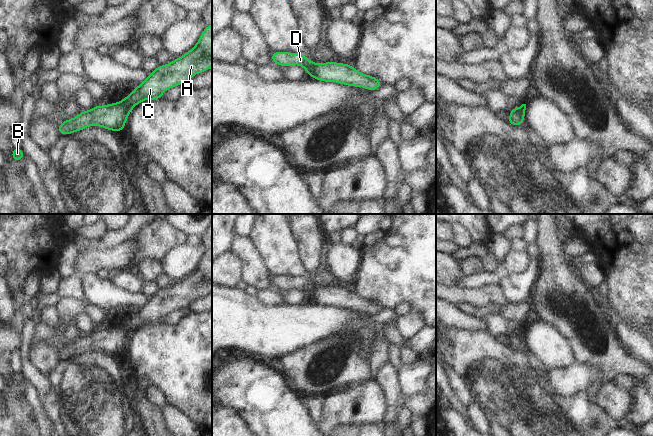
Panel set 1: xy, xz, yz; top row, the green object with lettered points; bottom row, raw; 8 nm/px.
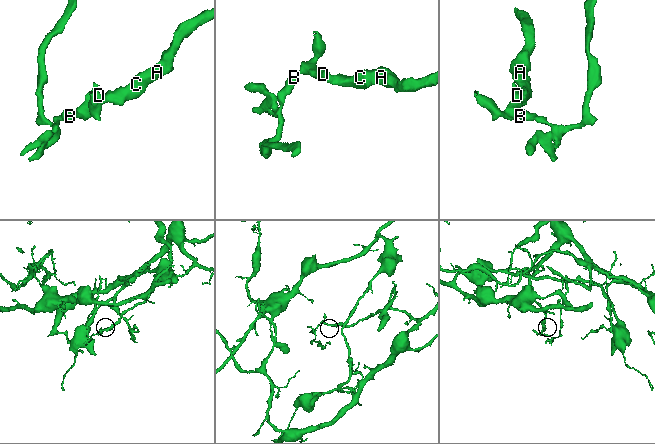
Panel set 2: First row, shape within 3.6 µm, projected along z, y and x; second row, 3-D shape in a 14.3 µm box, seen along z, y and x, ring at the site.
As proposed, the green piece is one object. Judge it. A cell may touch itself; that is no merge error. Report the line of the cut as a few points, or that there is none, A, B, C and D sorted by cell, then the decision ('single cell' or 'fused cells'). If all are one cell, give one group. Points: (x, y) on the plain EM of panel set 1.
no cut | A B C D | single cell

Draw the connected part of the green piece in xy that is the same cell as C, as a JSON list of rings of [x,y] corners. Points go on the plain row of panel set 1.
[[[205,249],[199,264],[188,276],[170,287],[158,289],[141,308],[136,310],[134,315],[130,316],[120,326],[93,330],[89,335],[82,334],[76,341],[64,344],[61,348],[57,349],[59,358],[60,360],[70,359],[93,349],[103,351],[111,356],[122,356],[125,354],[128,339],[136,329],[144,324],[162,323],[162,318],[168,313],[180,310],[182,307],[188,306],[194,299],[204,297],[210,292],[212,292],[212,249]]]

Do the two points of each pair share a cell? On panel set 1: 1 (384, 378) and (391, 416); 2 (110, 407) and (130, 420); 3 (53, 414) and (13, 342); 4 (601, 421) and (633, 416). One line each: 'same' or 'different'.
1: same
2: same
3: different
4: different

